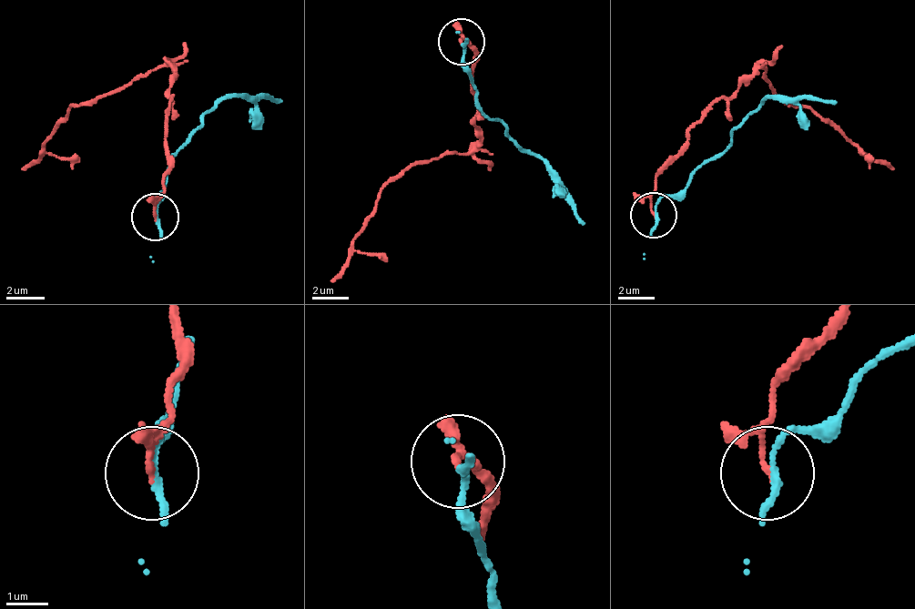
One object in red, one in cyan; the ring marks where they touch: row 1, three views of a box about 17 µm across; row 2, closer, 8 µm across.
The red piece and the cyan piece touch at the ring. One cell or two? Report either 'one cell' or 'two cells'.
two cells

